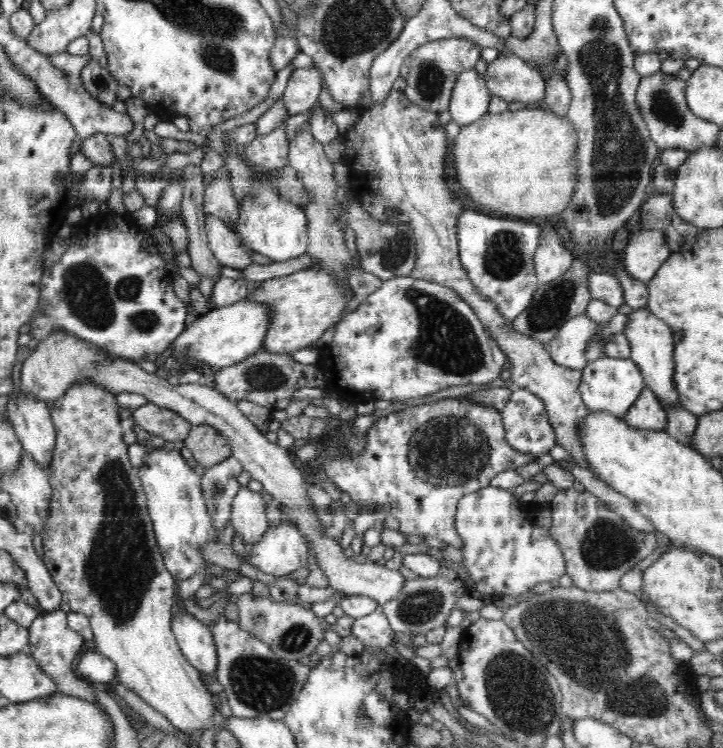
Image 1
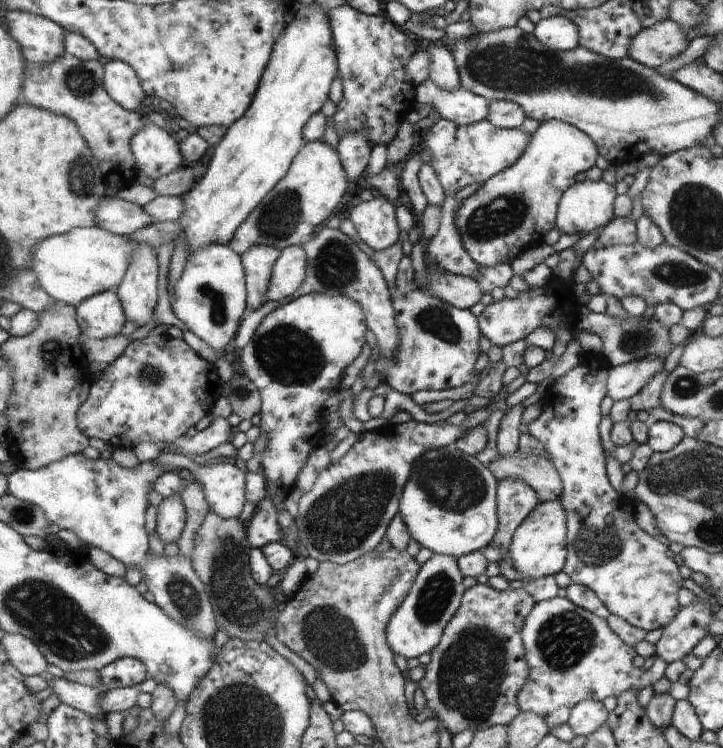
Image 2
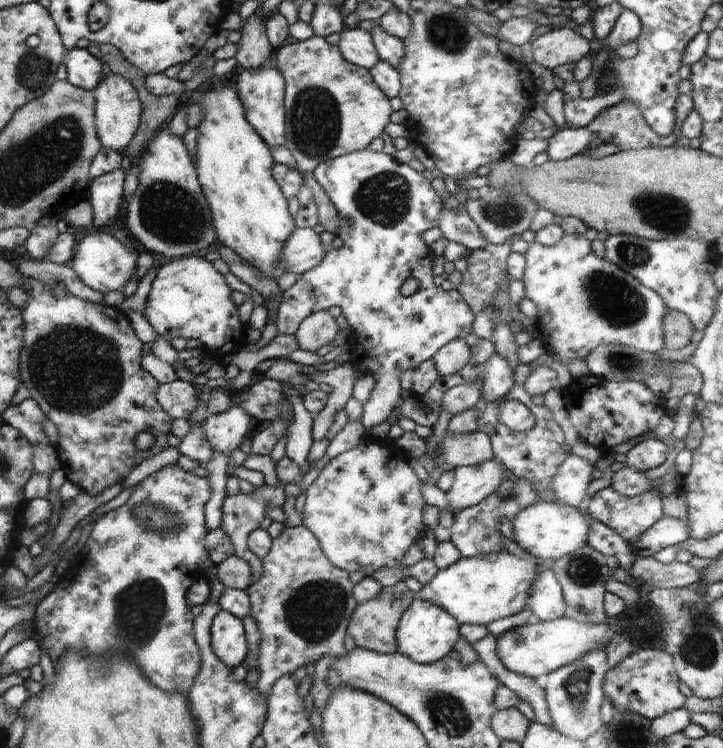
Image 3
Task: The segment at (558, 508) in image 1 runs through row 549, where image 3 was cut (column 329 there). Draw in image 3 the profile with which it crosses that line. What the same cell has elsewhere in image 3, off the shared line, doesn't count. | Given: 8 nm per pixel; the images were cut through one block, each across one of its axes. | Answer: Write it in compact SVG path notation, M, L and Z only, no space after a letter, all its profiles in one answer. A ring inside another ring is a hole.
M306 526L285 527L282 534L273 539L270 552L261 562L260 579L249 585L245 592L251 600L251 618L260 634L257 655L260 678L256 686L267 698L276 680L283 675L293 674L303 665L315 664L327 655L340 659L347 654L345 636L358 603L353 596L355 584L350 582L349 573L332 565L323 554L316 536Z

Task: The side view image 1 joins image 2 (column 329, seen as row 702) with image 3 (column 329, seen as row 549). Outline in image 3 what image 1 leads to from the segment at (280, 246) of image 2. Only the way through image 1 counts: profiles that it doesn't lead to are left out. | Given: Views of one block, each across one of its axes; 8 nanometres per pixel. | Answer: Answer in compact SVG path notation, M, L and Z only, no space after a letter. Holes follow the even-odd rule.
M317 35L304 42L291 39L274 52L273 65L285 81L285 148L296 161L302 174L312 173L314 168L329 160L353 151L366 149L372 140L380 137L390 123L393 114L389 99L373 82L369 70L349 64L337 46L328 44L326 38Z

